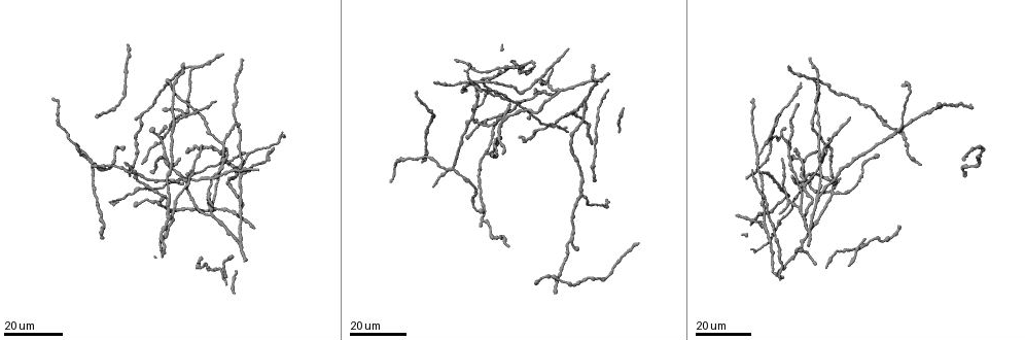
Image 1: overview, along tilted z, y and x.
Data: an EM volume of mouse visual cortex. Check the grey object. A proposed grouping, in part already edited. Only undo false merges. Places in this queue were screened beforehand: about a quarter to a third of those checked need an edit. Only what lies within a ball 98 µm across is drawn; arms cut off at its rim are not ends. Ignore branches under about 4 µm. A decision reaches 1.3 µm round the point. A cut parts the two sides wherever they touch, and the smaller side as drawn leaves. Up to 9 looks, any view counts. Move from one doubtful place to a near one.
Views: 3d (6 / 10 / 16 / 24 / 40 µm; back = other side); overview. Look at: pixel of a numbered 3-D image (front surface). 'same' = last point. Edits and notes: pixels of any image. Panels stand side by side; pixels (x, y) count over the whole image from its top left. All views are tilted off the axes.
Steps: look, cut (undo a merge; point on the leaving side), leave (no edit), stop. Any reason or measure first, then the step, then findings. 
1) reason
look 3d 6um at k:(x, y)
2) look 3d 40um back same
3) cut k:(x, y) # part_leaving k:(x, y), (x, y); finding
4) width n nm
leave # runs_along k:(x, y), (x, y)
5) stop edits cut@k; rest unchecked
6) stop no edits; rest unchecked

three-way junction
look 3d 24um at 1:(540, 80)

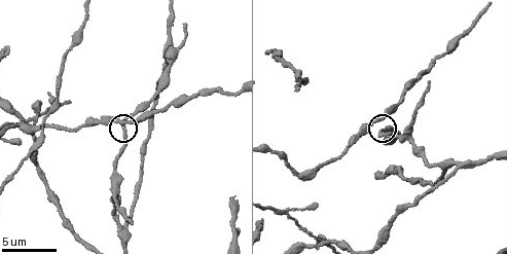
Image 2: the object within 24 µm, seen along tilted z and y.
look 3d 10um at 2:(376, 119)

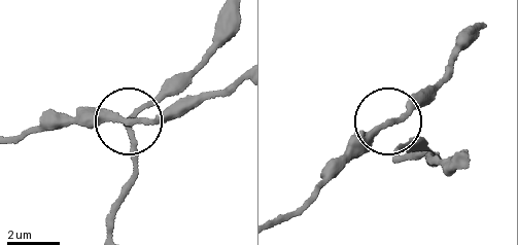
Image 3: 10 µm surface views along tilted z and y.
arms 3
leave # continuous, no second neuron

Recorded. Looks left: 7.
four or more arms meet
look 3d 16um at 2:(115, 184)

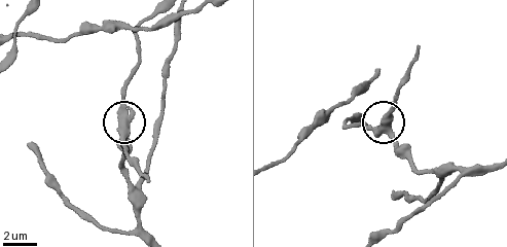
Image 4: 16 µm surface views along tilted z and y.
width 430 nm
leave # continuous, no second neuron

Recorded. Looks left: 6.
small branch off a trunk
look 3d 16um at 2:(123, 229)

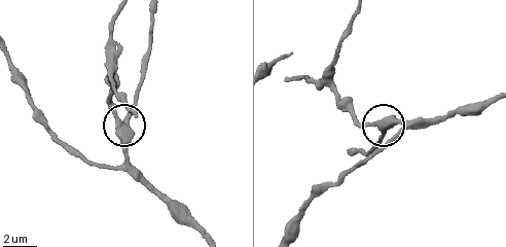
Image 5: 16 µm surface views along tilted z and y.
width 350 nm
leave # continuous, no second neuron

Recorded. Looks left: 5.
arms part here
look 3d 16um at 1:(182, 114)

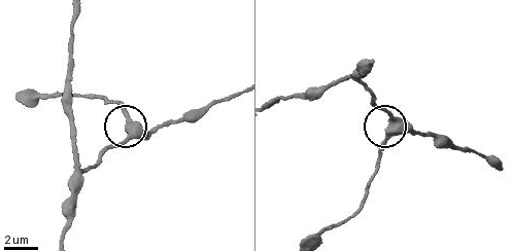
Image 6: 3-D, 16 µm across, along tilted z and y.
zoom in
look 3d 10um at 6:(393, 133)

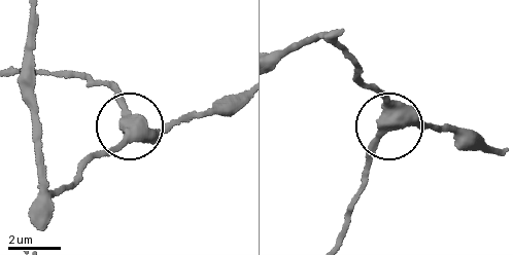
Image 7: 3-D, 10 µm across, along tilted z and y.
leave # runs_along 7:(338, 43), (356, 76), (375, 88), (391, 125), (438, 129); all the same neuron

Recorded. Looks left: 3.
look 3d 16um at 1:(505, 115)

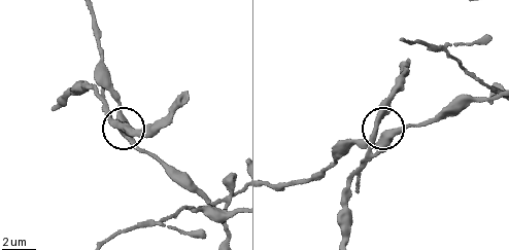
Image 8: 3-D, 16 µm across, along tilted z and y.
closer look
look 3d 6um at 8:(120, 124)

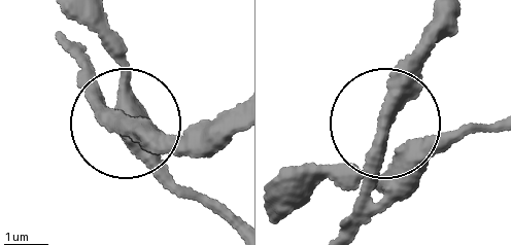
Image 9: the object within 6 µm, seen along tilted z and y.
width 380 nm
leave # continuous, no second neuron

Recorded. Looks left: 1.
stop no edits; rest unchecked

